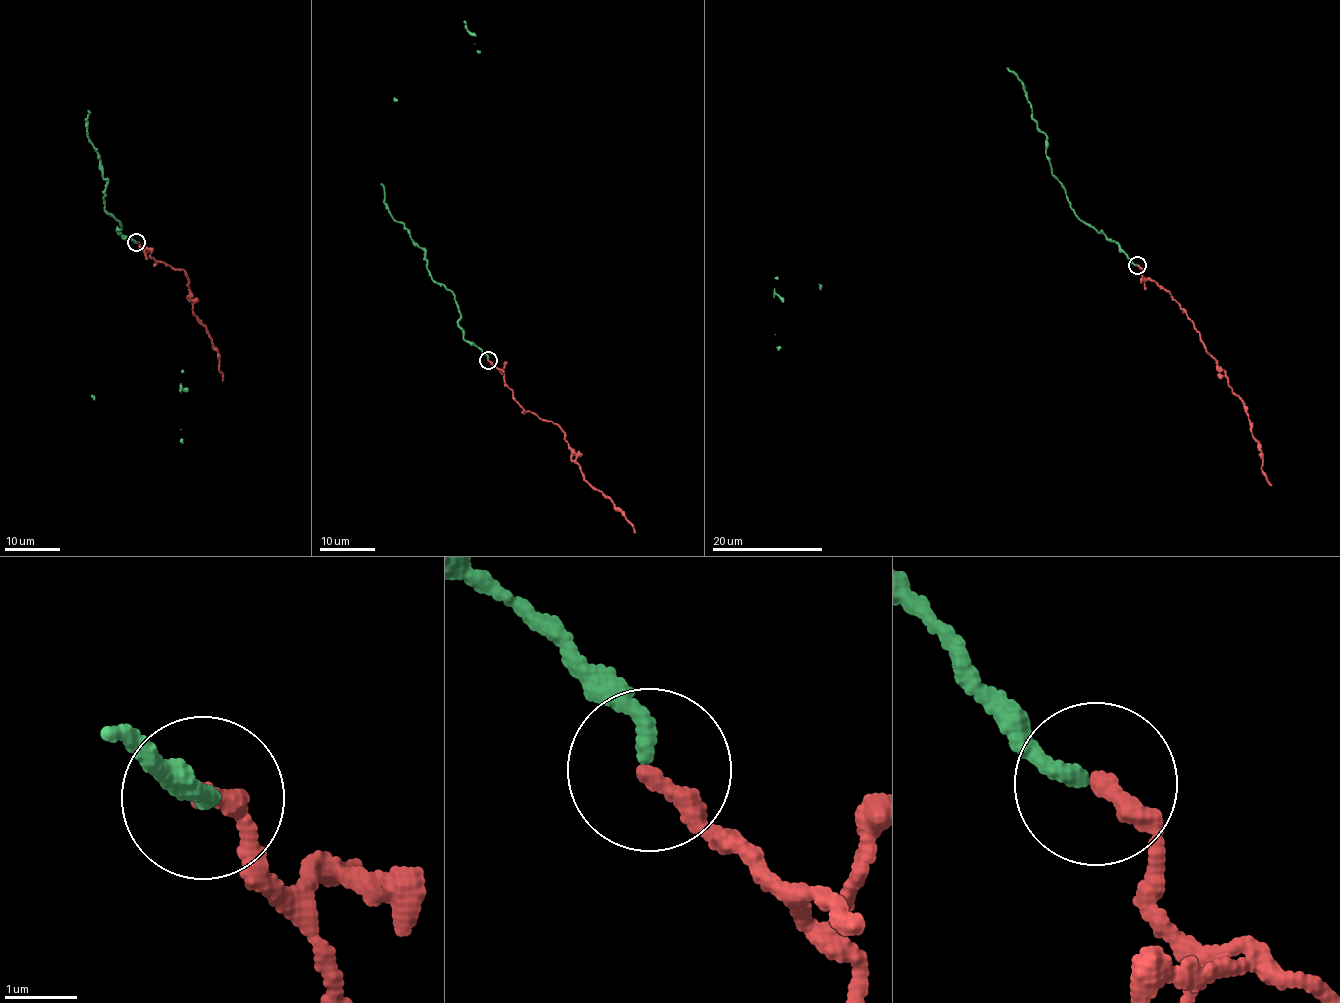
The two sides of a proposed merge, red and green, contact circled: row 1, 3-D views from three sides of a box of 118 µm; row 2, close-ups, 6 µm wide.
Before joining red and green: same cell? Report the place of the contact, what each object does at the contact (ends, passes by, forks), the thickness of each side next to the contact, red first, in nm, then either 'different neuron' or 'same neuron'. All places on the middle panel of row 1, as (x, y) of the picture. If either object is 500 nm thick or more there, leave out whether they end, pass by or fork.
at (488, 360); red ends there; green ends there; 280 nm thick on the red side, 220 nm on the other; same neuron

